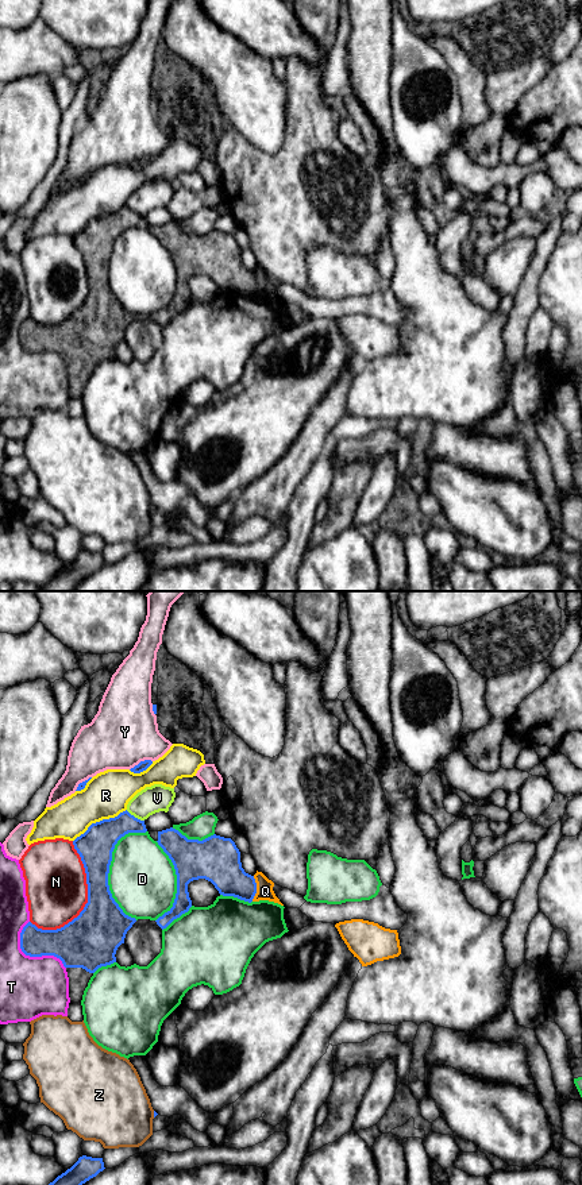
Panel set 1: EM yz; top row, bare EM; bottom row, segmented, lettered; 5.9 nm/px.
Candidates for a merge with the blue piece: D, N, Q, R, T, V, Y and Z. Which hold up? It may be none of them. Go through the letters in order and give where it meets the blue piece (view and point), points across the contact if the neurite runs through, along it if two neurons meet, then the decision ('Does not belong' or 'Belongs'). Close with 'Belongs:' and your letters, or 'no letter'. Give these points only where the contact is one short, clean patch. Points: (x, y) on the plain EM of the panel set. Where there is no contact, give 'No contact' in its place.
D: Touches blue at yz (108, 265). Does not belong
N: Touches blue at yz (88, 293). Does not belong
Q: Touches blue at yz (255, 284). Boundary: yz (254, 271), (255, 290), (251, 296). Does not belong
R: Touches blue at yz (100, 216). Does not belong
T: Touches blue at yz (30, 351). Does not belong
V: Touches blue at yz (134, 212). Does not belong
Y: Touches blue at yz (141, 157). Does not belong
Z: Touches blue at yz (154, 509). Does not belong
Belongs: no letter

